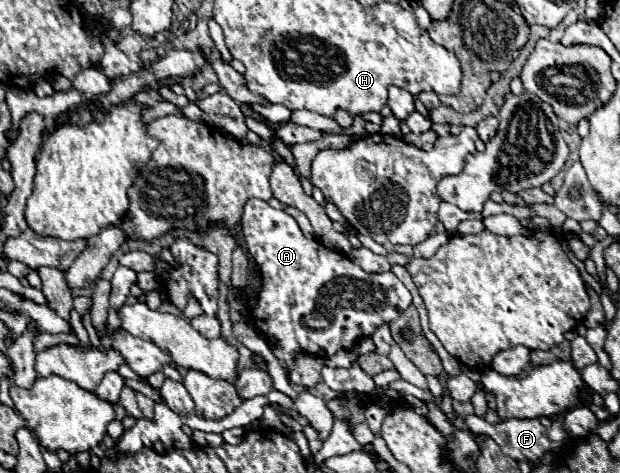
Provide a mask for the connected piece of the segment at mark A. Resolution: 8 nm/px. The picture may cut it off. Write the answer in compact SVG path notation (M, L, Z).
M250 199L244 205L242 235L248 253L256 261L262 277L258 301L250 311L250 317L254 325L256 321L262 323L260 327L266 339L276 339L268 343L270 343L270 351L274 353L274 357L280 361L282 367L284 361L288 359L292 361L300 353L328 359L340 349L352 351L362 341L362 337L370 337L382 323L390 323L398 319L412 305L410 291L402 285L402 281L392 271L364 273L344 253L328 249L316 239L306 239L292 215L280 209L272 209L262 199Z

